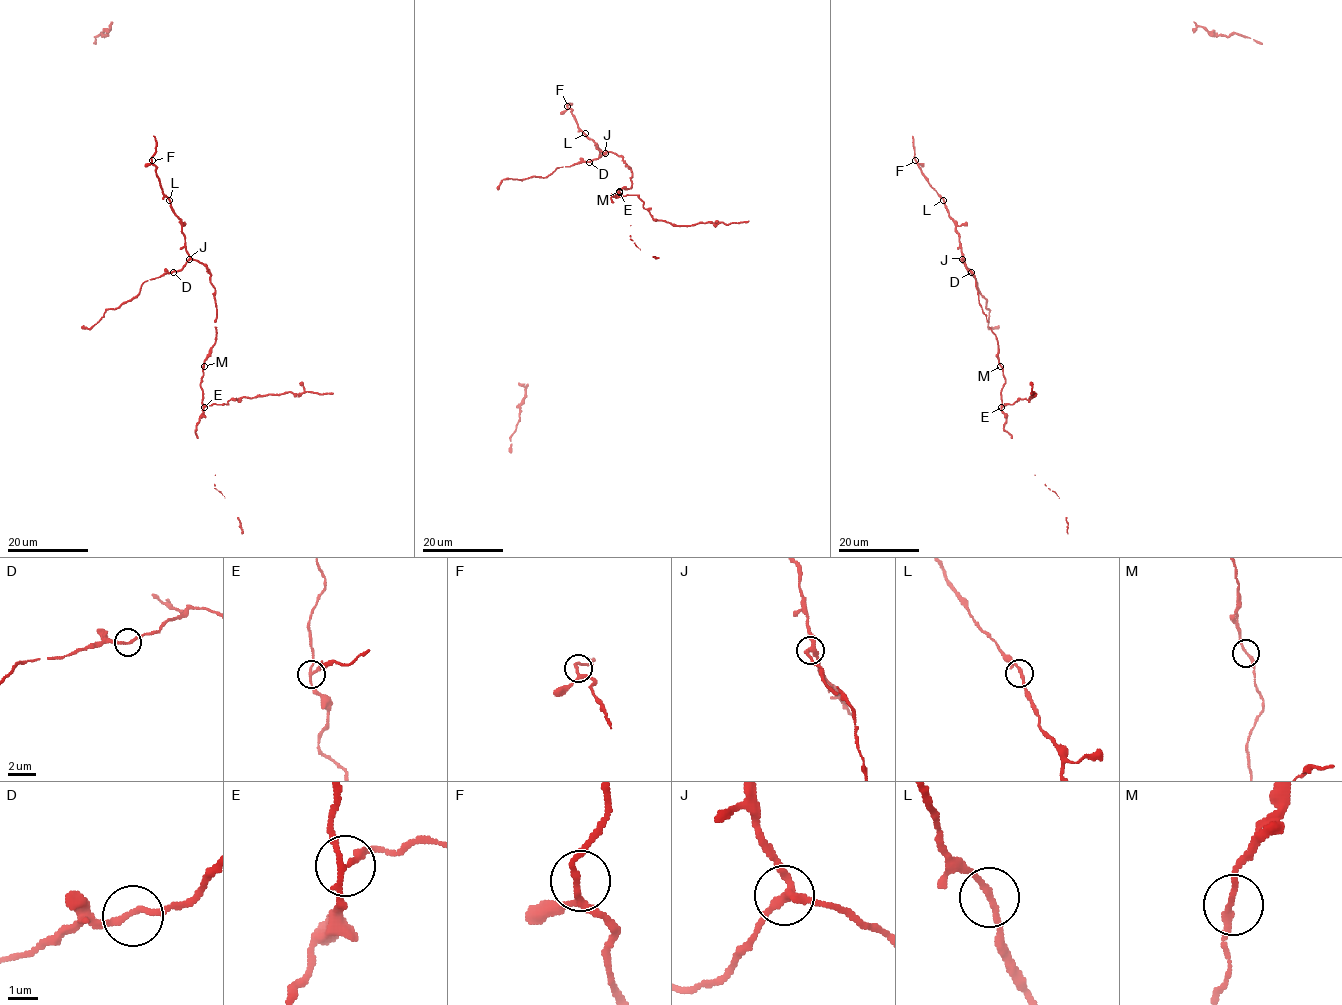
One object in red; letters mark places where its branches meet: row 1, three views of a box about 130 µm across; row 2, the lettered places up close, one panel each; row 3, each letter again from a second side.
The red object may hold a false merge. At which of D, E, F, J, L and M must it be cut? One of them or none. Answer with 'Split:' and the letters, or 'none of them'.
Split: E

